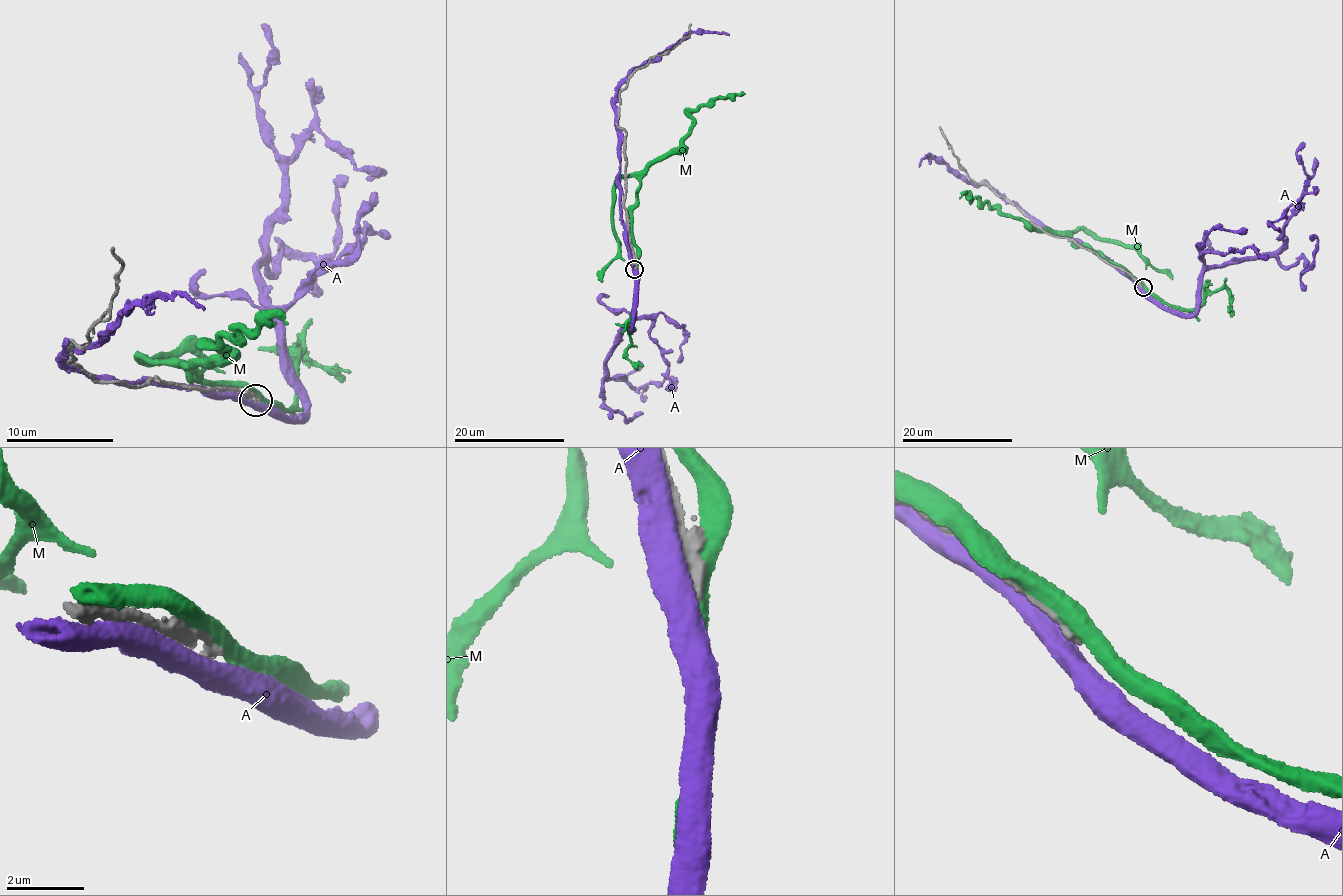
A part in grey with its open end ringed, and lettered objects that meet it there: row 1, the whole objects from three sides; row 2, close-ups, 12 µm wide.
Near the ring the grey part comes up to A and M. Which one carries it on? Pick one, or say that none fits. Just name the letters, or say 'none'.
none

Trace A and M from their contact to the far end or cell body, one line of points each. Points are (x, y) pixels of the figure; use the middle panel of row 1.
A: (634, 268), (621, 217), (621, 142), (614, 104), (618, 85), (694, 31), (729, 35)
M: (636, 261), (632, 214), (643, 173), (680, 145), (692, 124), (695, 109), (715, 97), (745, 93)

